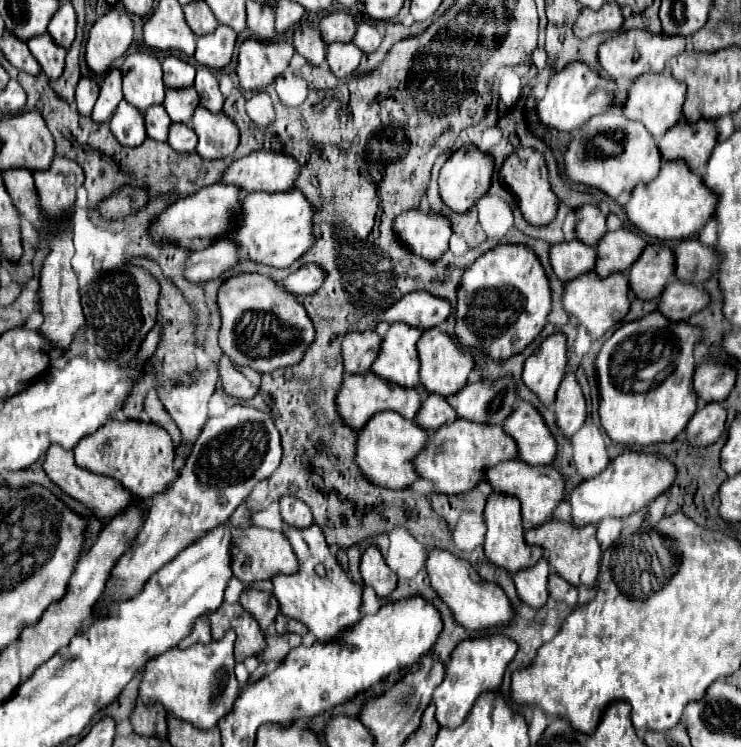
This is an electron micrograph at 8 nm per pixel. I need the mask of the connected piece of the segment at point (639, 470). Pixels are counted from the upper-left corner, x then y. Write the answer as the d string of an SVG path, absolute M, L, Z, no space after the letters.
M624 450L620 456L616 456L608 468L598 474L596 478L580 482L568 496L568 504L572 506L572 526L582 528L588 524L598 524L602 518L628 518L632 512L642 510L648 506L656 496L666 492L670 484L674 482L674 464L666 458Z

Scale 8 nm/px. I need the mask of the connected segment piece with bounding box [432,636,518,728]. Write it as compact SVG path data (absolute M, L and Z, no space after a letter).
M490 636L490 638L472 638L464 640L456 646L450 660L446 662L446 674L442 684L432 694L432 704L436 708L436 720L440 728L456 728L464 724L468 718L476 698L484 692L498 692L502 684L502 676L510 660L514 658L518 646L506 636Z

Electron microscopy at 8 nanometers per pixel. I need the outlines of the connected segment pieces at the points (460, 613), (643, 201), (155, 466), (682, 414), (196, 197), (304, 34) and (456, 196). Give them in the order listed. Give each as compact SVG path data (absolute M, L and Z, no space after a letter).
M434 550L428 554L426 560L426 568L428 568L428 576L432 580L432 588L438 592L438 596L442 598L442 602L448 604L452 618L468 628L468 630L486 630L486 628L506 628L512 624L514 618L514 608L510 598L504 594L504 590L492 582L484 582L476 570L466 562L456 558L454 554L446 552L446 550Z
M662 162L660 174L652 182L640 182L630 194L624 210L628 222L656 240L684 240L694 236L710 218L718 198L702 184L700 176L688 172L684 162Z
M110 420L98 434L104 434L106 438L84 438L76 444L74 456L80 468L120 480L124 488L142 500L150 500L154 494L166 492L166 488L178 478L178 472L174 472L176 450L164 428L136 420Z
M650 312L640 320L622 324L602 346L596 356L596 374L600 390L600 424L614 444L650 446L672 442L696 412L696 396L692 392L694 374L694 344L700 340L700 328L688 322L668 322L660 312Z
M218 182L212 186L200 188L192 196L176 200L156 218L156 224L152 224L152 240L170 242L170 244L176 244L178 248L186 248L190 252L208 248L218 236L226 234L232 228L234 212L240 206L240 200L238 200L240 194L242 192L236 186L226 186L226 184Z
M298 26L292 34L292 46L302 54L312 66L320 66L326 58L326 44L320 36L320 30L312 26Z
M466 146L466 148L456 150L456 152L446 160L446 164L442 166L440 176L438 176L438 188L440 188L440 198L442 198L442 202L444 202L452 212L458 212L458 214L468 212L468 208L472 208L472 206L480 200L480 196L484 196L484 194L488 192L490 180L492 180L492 170L494 170L492 158L486 156L486 154L480 154L476 148Z

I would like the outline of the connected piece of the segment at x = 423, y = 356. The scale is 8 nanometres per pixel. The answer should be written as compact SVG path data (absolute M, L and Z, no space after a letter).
M428 328L422 332L422 338L418 340L416 350L420 358L420 382L426 392L440 394L446 398L464 388L468 374L474 368L474 360L472 360L472 354L466 354L452 336L440 332L438 328Z

